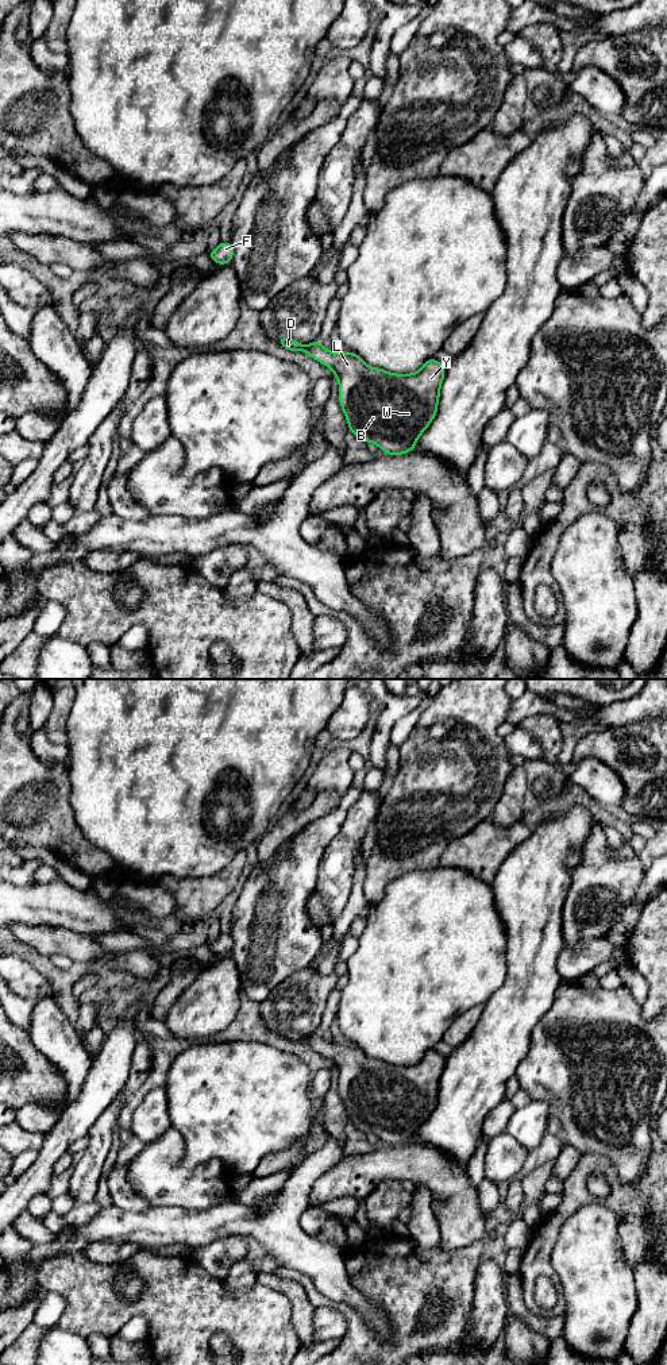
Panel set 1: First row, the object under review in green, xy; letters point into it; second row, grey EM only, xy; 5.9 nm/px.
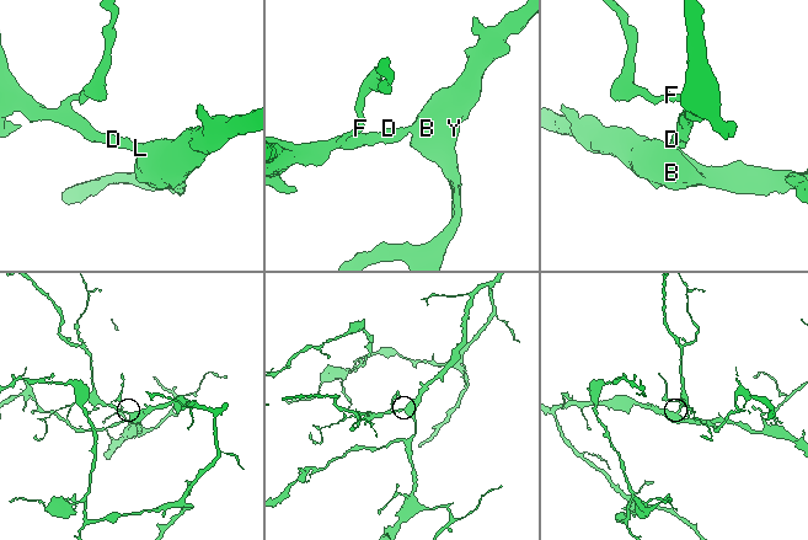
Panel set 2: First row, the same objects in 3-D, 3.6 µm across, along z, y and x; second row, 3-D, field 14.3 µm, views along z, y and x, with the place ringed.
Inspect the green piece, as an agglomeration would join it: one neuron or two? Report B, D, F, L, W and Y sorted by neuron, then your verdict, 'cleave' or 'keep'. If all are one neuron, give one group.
B D F L W Y; keep

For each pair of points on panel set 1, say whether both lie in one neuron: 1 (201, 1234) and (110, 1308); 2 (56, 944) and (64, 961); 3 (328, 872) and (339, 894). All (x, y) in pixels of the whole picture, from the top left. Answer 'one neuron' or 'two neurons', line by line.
1: two neurons
2: two neurons
3: one neuron

